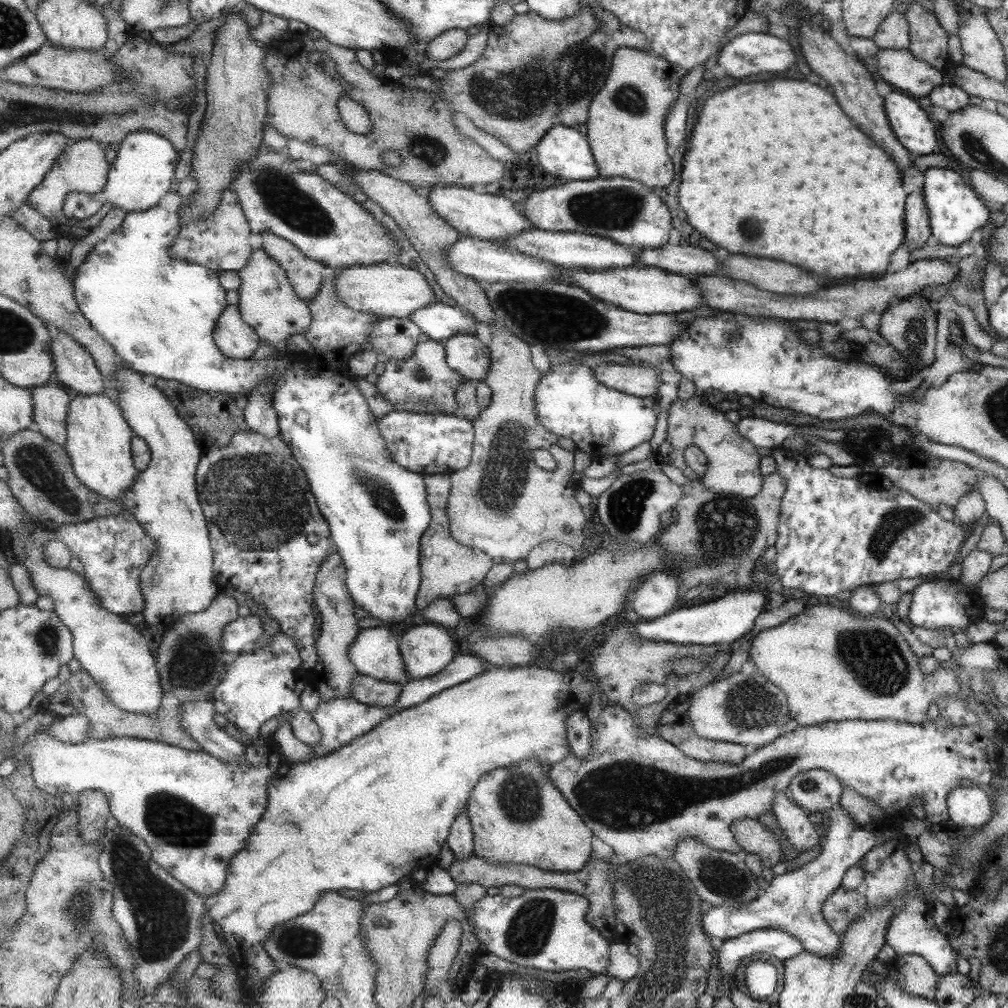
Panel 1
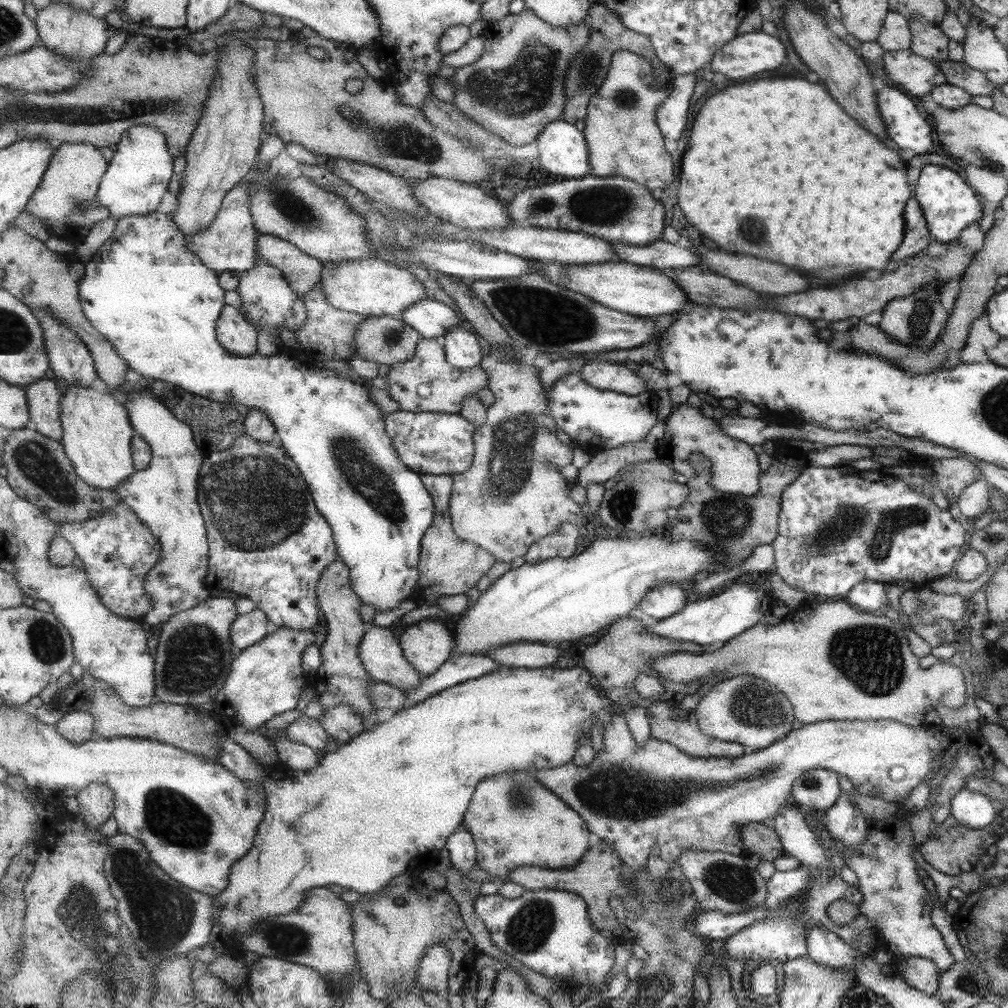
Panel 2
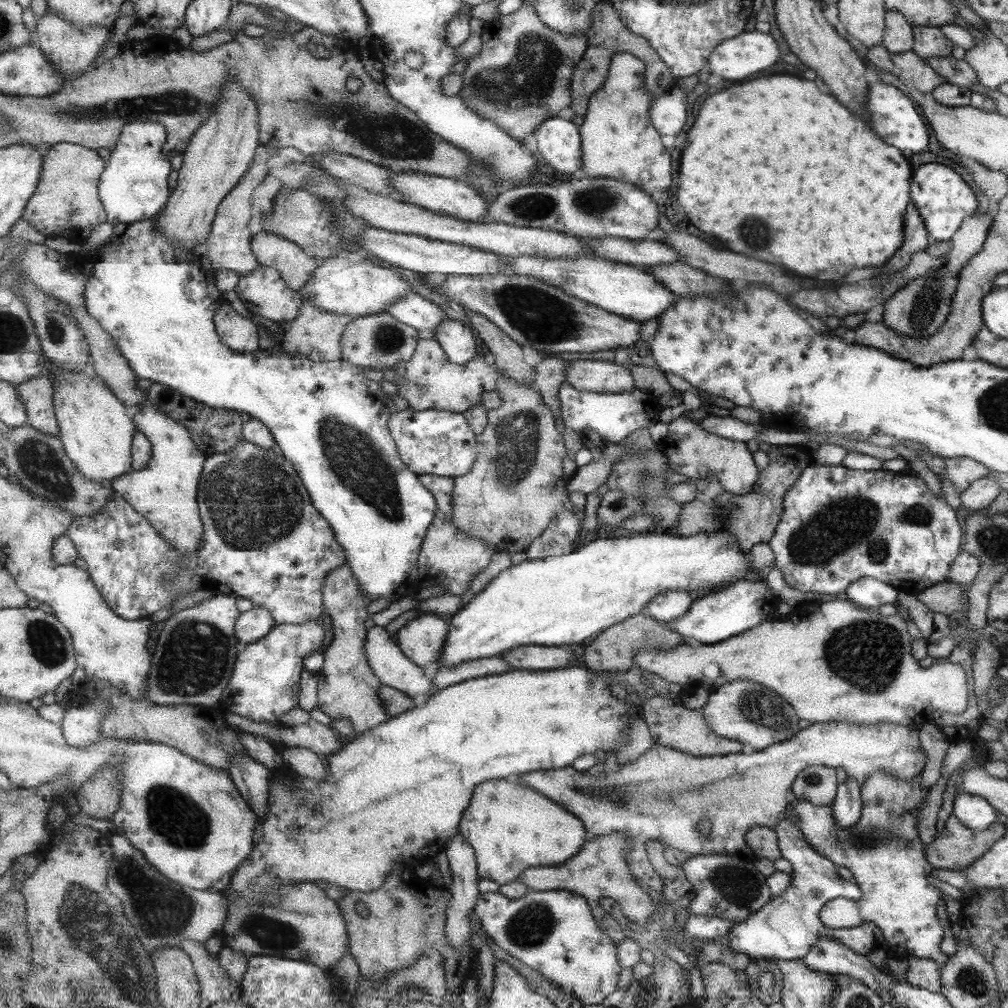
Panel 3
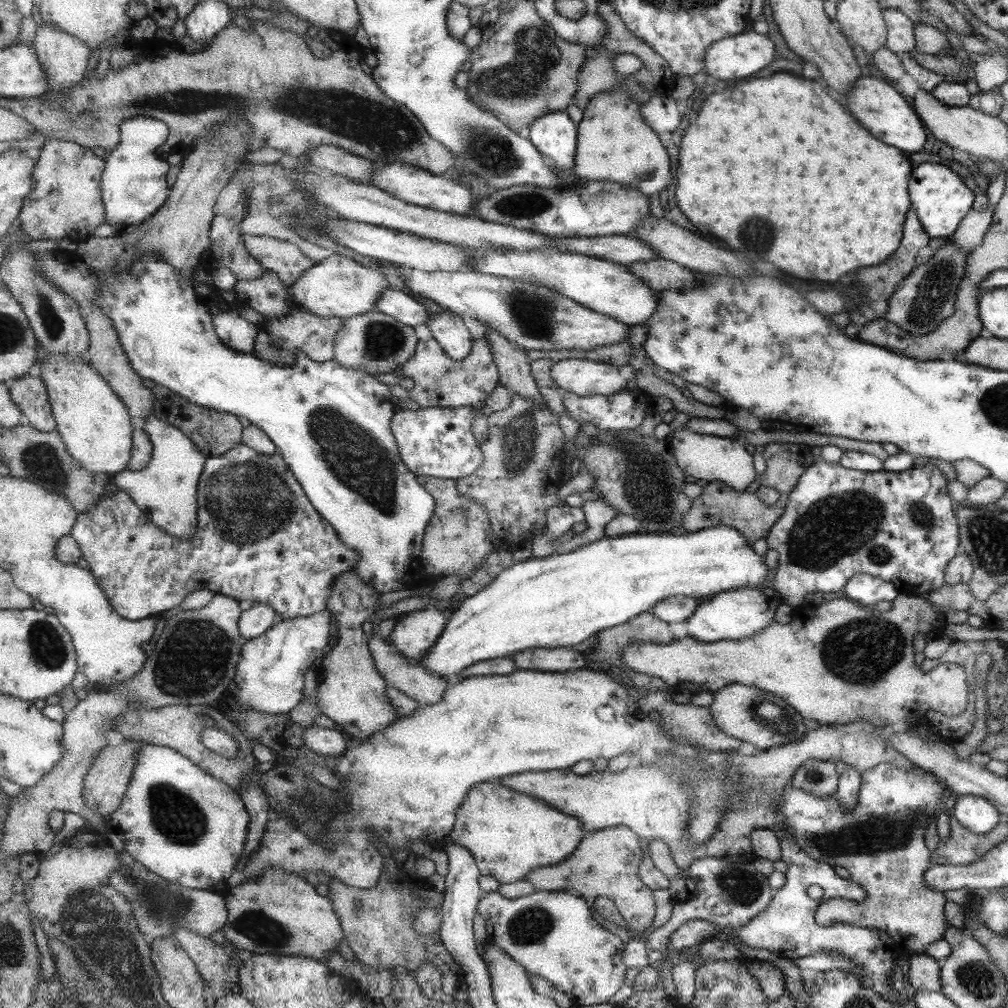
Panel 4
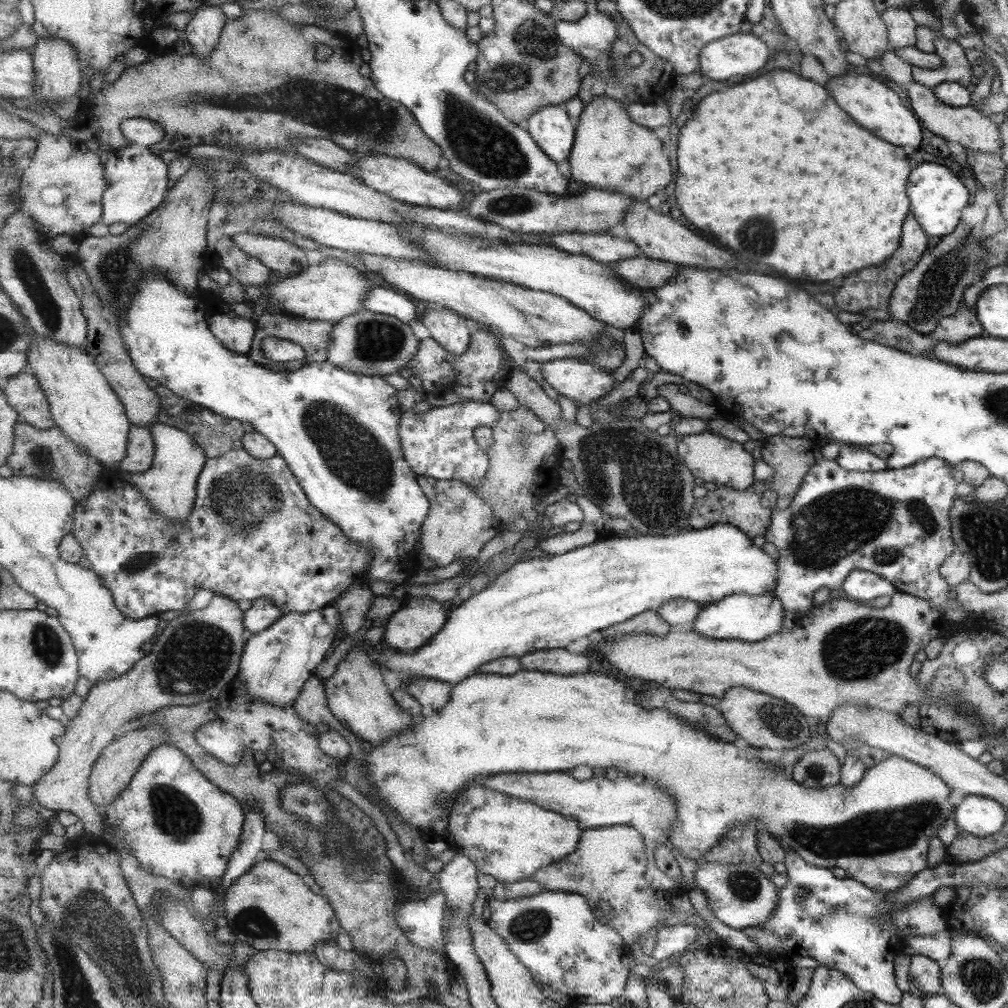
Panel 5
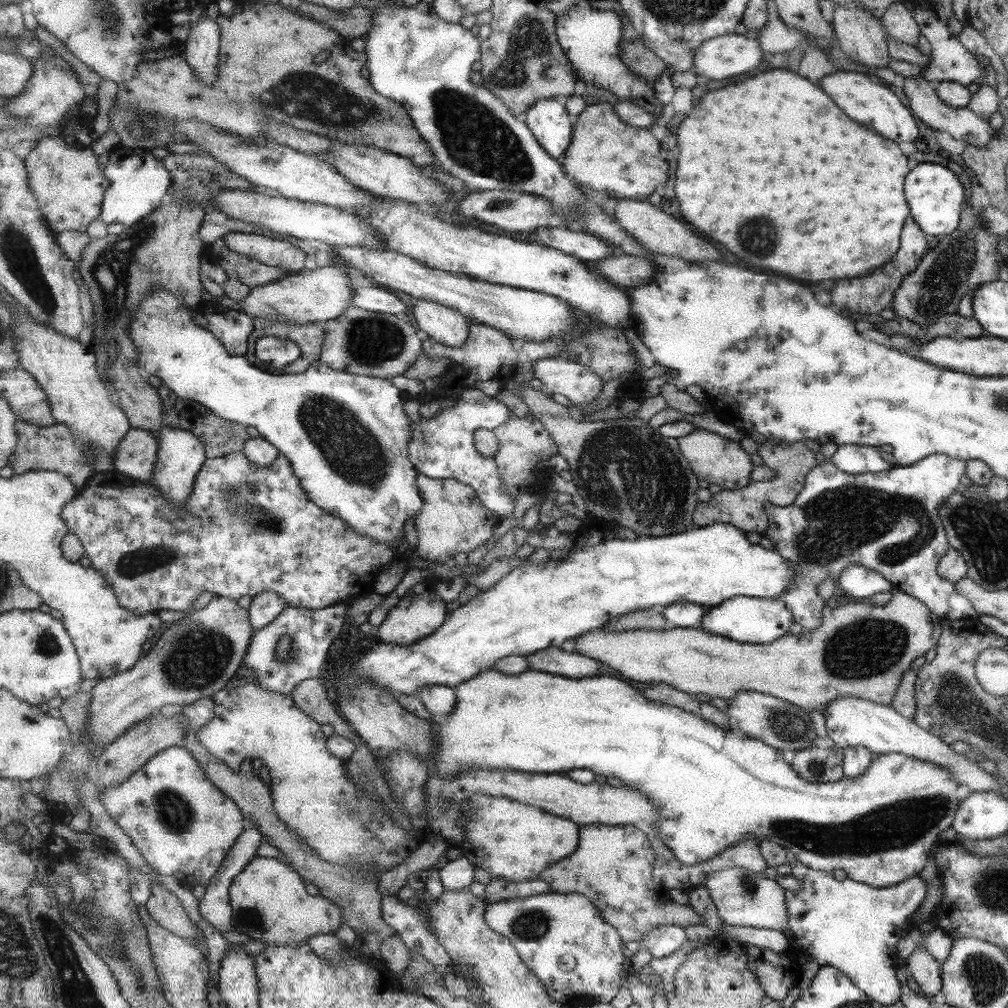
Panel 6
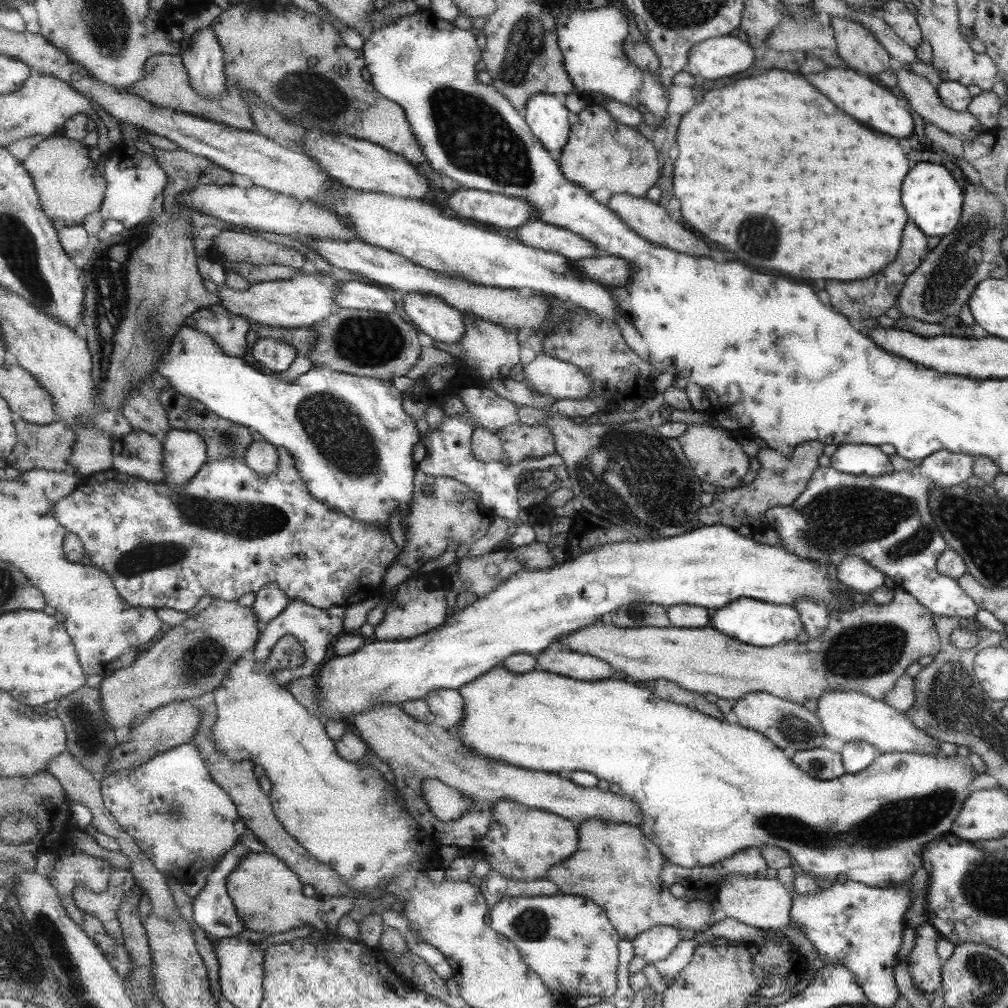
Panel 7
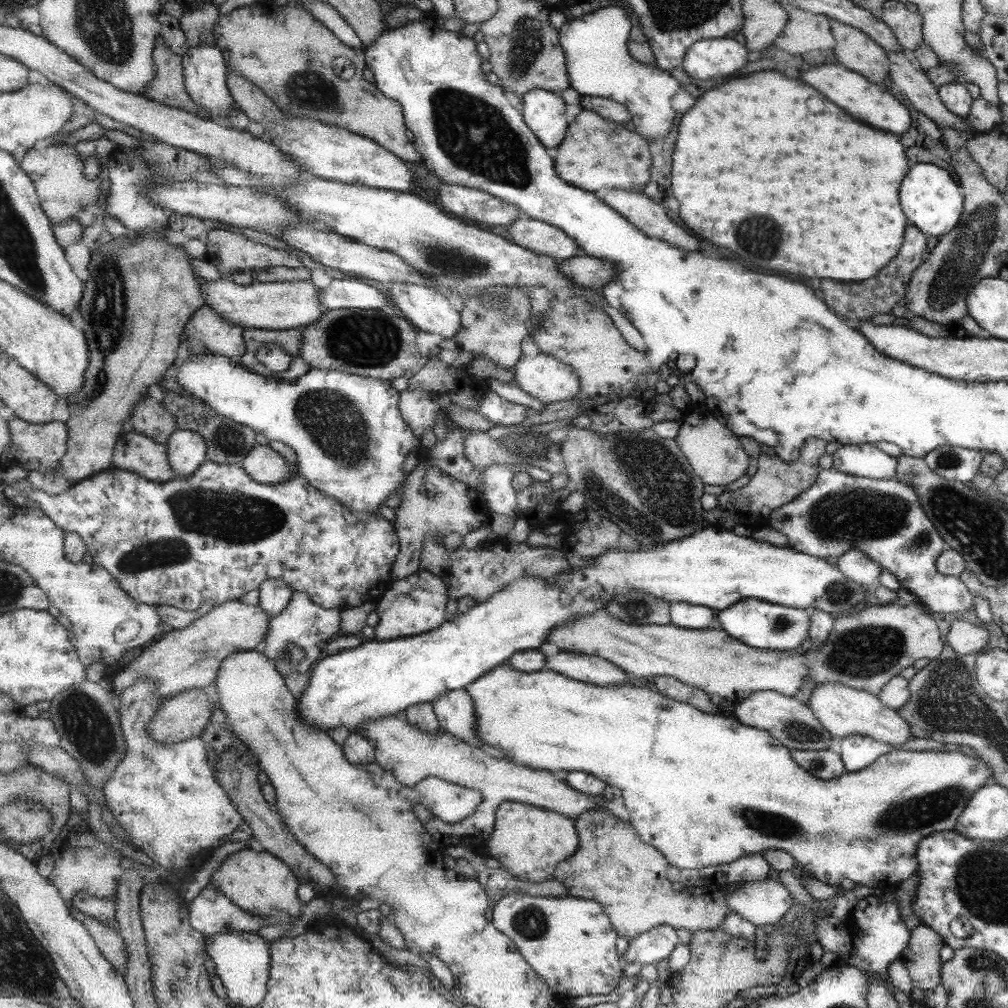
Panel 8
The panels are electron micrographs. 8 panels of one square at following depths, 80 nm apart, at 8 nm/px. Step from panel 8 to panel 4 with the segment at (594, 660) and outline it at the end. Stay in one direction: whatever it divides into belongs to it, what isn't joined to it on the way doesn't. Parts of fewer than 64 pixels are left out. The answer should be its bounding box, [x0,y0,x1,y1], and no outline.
[513,648,587,672]

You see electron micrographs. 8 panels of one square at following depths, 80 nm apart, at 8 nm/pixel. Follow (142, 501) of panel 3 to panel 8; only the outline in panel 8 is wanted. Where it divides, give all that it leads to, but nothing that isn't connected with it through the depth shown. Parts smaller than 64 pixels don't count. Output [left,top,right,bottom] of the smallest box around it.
[167,429,208,478]

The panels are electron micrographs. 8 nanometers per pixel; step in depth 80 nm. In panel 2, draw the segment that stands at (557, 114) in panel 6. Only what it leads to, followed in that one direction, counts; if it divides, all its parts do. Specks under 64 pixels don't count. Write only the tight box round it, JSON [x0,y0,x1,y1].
[537,117,591,178]

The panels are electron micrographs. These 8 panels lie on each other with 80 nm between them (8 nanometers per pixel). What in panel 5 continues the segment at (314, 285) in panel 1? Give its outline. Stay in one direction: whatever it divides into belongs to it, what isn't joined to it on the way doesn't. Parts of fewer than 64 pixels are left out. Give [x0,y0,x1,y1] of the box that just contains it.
[232,233,310,279]

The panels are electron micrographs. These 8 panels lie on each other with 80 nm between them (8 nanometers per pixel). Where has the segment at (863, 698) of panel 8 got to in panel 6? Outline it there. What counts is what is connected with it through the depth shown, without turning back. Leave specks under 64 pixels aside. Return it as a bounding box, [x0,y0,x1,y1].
[821,698,1001,793]

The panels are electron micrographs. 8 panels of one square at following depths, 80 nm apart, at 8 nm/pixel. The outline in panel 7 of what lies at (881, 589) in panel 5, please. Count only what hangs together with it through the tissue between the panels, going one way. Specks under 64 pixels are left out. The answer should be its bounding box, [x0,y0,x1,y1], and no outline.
[836,556,886,594]

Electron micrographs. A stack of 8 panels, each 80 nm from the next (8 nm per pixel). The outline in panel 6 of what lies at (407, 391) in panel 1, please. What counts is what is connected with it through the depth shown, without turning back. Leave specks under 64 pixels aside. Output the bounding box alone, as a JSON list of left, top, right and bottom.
[424,321,519,400]

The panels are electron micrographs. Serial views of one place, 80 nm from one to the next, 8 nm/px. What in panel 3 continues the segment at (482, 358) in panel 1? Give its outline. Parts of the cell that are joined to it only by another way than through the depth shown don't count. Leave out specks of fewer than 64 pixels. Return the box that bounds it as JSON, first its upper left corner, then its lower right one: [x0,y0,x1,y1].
[435,317,479,364]

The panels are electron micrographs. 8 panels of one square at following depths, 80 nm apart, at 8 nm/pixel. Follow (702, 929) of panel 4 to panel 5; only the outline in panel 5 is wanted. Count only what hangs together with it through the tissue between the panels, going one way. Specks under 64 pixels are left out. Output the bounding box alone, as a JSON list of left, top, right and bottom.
[652,921,699,961]

